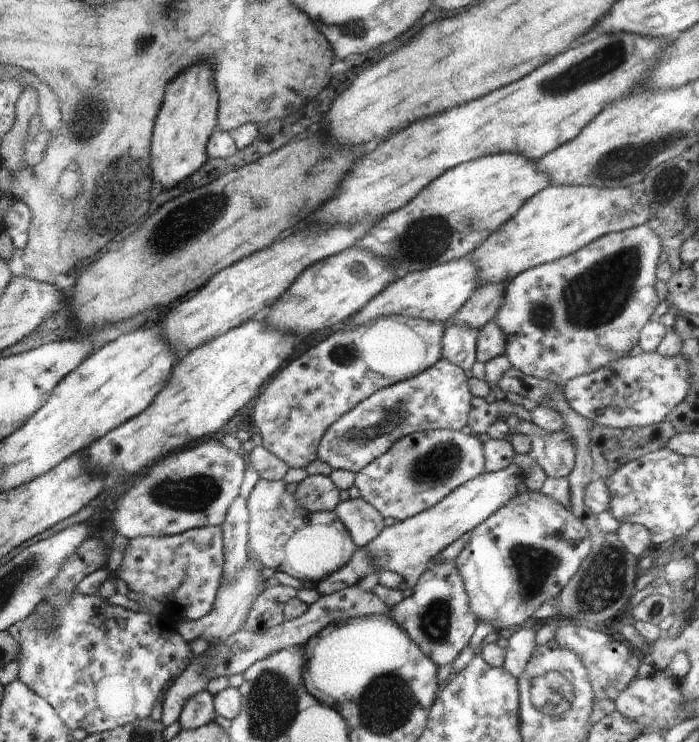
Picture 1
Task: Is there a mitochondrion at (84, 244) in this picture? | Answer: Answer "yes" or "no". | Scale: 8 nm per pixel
no

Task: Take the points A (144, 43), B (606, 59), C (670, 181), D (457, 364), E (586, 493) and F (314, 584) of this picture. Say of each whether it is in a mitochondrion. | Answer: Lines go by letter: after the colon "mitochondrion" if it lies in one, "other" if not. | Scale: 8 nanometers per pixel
A: mitochondrion
B: mitochondrion
C: mitochondrion
D: other
E: other
F: other

